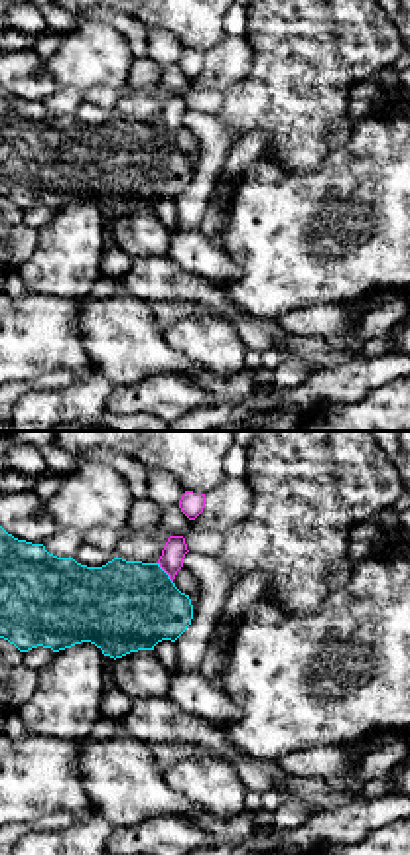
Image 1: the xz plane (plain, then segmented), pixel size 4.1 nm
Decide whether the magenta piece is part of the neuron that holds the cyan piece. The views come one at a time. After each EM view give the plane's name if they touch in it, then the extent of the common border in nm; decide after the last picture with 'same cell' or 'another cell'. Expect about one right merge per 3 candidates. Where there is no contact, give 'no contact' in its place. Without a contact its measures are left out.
xz | 110 nm

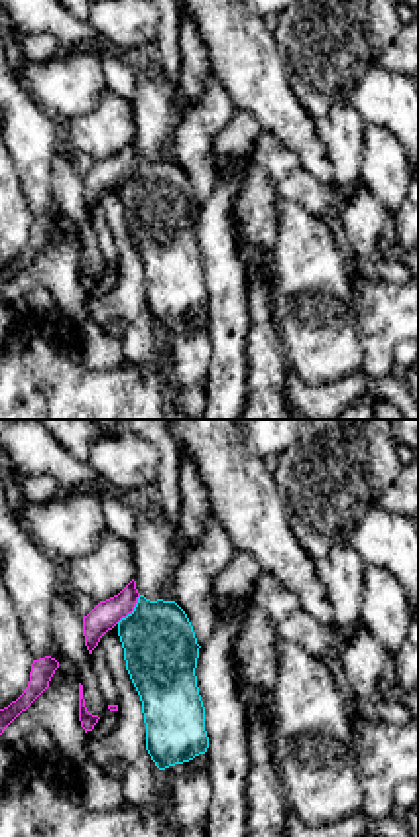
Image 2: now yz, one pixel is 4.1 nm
yz | 160 nm

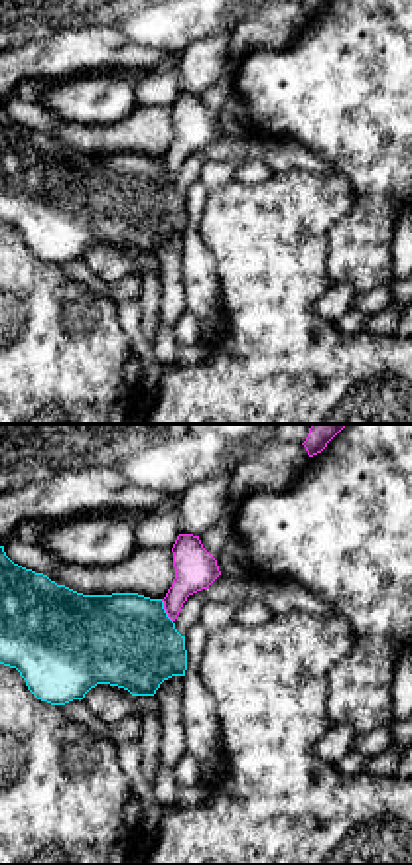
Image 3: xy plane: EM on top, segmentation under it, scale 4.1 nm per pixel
xy | 110 nm

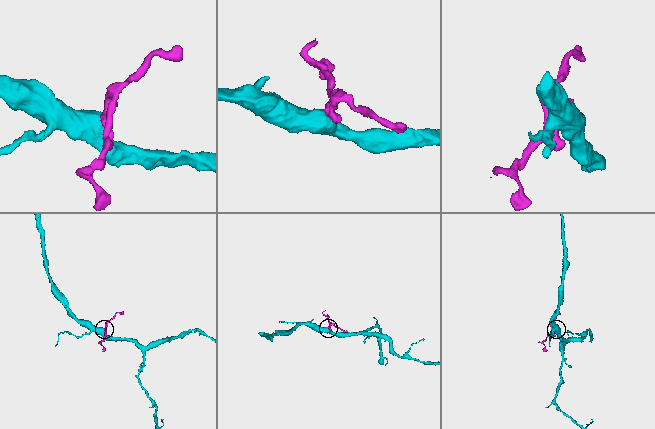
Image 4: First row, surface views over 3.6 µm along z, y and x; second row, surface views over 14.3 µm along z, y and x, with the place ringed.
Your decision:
another cell

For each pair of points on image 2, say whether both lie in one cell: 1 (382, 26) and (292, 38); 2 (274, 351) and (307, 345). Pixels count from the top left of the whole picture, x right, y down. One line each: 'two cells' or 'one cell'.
1: one cell
2: two cells

